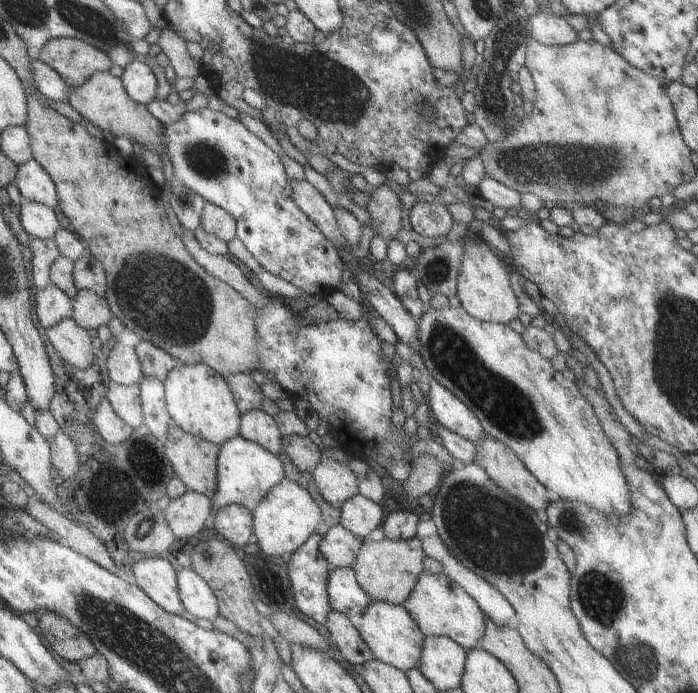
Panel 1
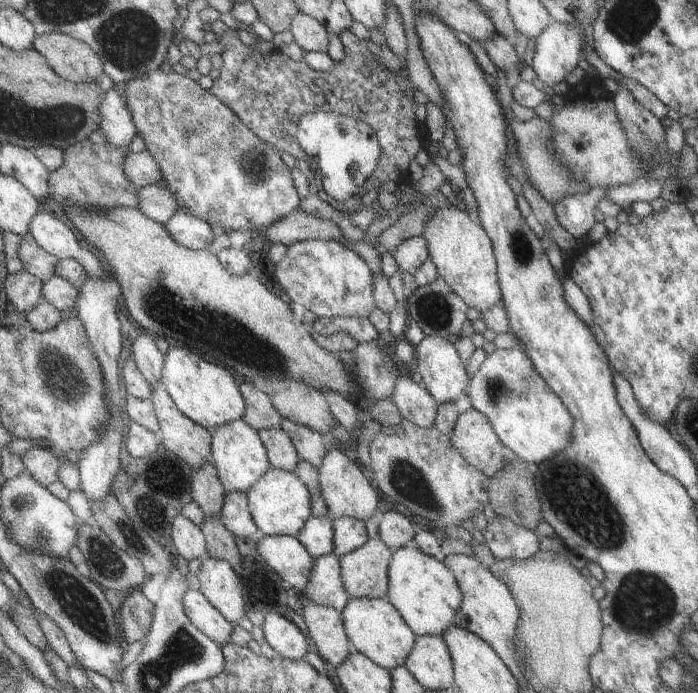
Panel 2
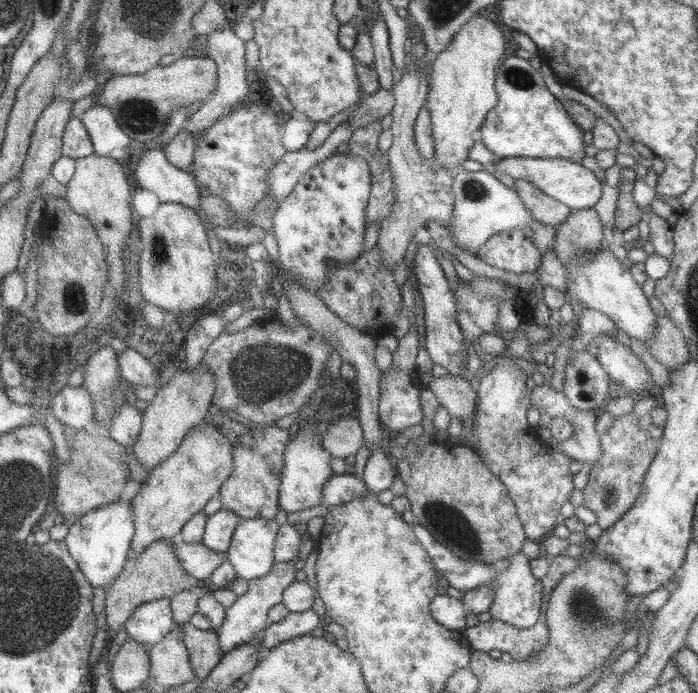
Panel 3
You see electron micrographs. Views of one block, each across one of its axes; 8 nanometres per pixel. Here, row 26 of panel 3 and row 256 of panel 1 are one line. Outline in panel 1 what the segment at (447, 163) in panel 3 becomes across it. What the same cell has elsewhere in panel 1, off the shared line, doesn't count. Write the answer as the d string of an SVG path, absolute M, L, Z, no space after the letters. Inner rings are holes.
M462 240L459 270L456 276L456 295L464 311L478 321L508 324L520 310L510 285L510 267L506 267L484 241Z

